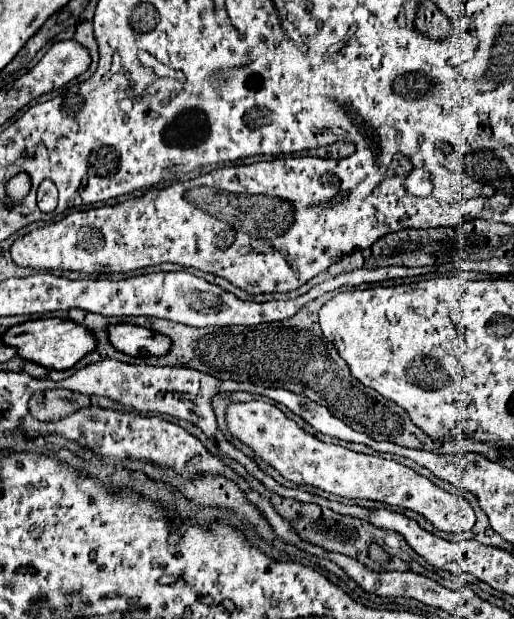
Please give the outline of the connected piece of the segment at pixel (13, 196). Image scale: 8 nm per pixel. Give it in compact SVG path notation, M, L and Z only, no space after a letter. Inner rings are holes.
M18 173L6 183L6 195L10 197L12 203L20 203L30 193L30 187L32 187L30 177L26 173Z

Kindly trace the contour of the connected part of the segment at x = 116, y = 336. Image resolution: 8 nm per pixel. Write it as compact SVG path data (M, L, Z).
M116 323L106 327L110 345L132 357L150 357L150 355L164 355L168 351L170 343L164 339L164 335L154 333L150 329L132 325L132 323Z

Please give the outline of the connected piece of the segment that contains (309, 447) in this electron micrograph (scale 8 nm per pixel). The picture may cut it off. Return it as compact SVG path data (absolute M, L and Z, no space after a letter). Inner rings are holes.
M266 401L230 403L226 407L228 431L248 445L264 463L274 467L284 479L296 485L312 485L336 497L372 499L386 505L404 507L426 517L436 529L446 533L470 531L476 523L474 509L462 497L450 495L436 487L430 479L414 473L412 469L378 457L354 453L342 445L322 443L314 435L304 433L292 419L288 419L276 405Z

